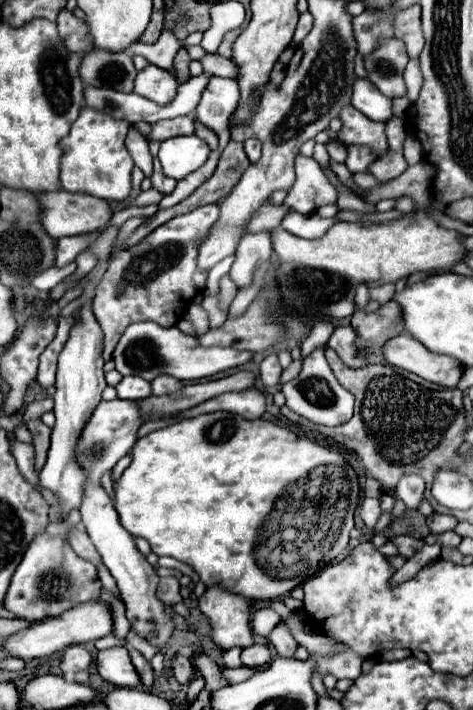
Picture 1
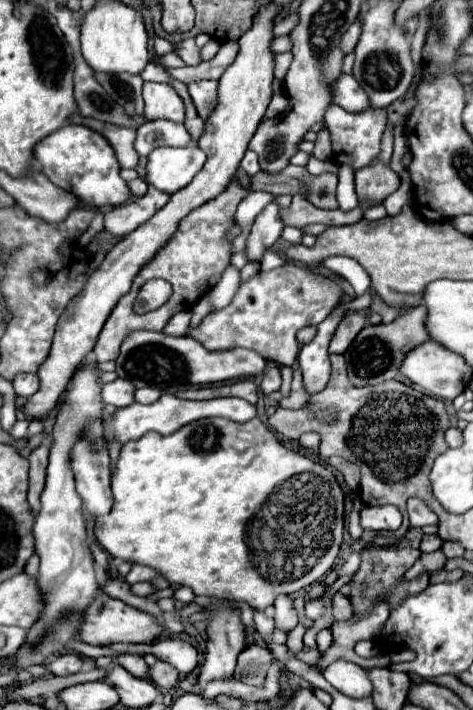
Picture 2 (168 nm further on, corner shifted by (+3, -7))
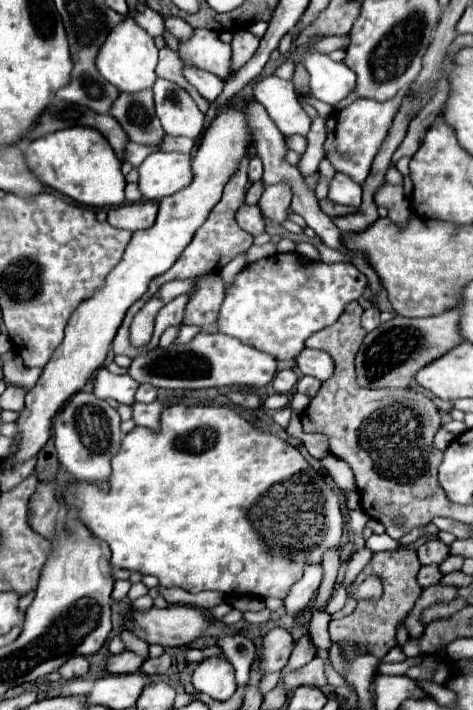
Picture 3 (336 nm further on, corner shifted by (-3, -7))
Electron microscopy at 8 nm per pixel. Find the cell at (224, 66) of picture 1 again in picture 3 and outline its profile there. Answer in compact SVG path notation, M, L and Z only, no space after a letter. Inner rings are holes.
M166 18L166 30L182 44L184 40L188 40L190 36L192 36L192 28L190 28L190 24L186 24L184 20L180 20L180 18Z

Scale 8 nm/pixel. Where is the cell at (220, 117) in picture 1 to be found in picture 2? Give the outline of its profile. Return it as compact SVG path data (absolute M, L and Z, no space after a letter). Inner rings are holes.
M200 80L200 82L188 84L188 92L190 92L194 106L202 118L208 118L208 114L216 106L216 90L218 90L216 80Z

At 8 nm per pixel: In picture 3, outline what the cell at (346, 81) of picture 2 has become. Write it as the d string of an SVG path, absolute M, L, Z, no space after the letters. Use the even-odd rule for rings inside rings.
M310 54L304 60L310 74L310 92L314 98L336 106L356 90L356 74L340 62L330 60L326 54Z

